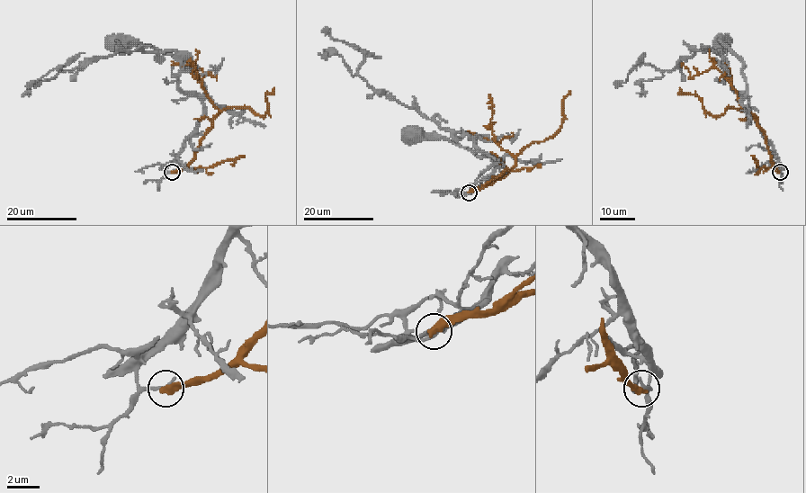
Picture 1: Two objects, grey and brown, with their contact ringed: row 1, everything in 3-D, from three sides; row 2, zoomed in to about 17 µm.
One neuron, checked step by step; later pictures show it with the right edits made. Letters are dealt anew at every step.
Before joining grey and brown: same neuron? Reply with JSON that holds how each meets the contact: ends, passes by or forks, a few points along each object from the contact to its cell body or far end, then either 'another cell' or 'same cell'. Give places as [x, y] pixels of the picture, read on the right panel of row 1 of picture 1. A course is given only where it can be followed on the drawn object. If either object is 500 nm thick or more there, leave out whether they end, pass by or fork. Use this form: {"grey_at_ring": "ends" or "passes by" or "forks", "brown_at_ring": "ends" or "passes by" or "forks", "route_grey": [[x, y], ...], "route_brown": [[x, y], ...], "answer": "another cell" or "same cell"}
{"grey_at_ring": "ends", "brown_at_ring": "ends", "route_grey": [[780, 173], [776, 153], [750, 112], [744, 64], [723, 41]], "route_brown": [[779, 173], [765, 133], [752, 114], [730, 107], [715, 117], [703, 108], [697, 96], [682, 94], [680, 88]], "answer": "another cell"}

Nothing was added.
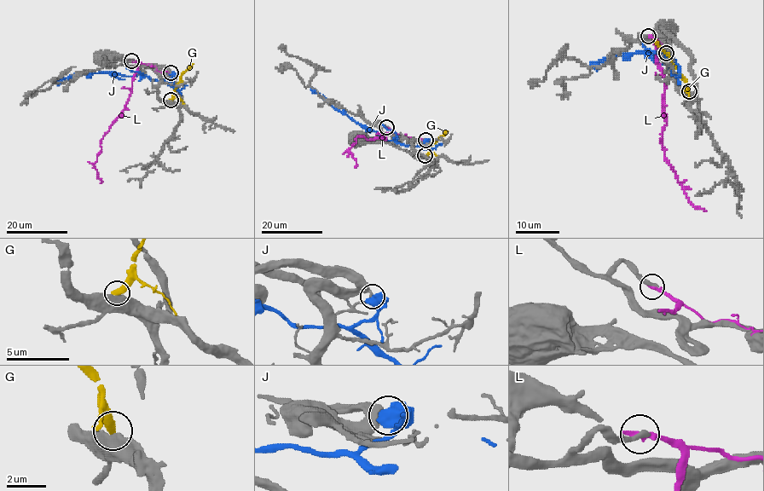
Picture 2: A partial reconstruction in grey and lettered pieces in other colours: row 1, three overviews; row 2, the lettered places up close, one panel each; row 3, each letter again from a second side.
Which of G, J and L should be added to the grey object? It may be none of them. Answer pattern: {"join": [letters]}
{"join": []}

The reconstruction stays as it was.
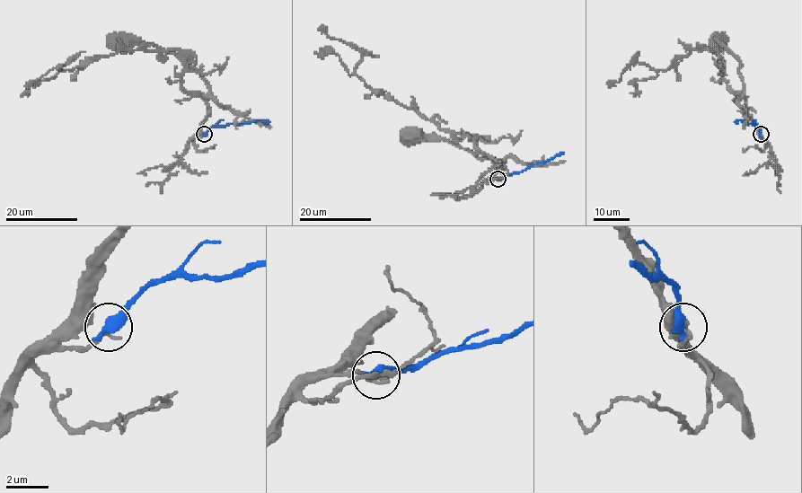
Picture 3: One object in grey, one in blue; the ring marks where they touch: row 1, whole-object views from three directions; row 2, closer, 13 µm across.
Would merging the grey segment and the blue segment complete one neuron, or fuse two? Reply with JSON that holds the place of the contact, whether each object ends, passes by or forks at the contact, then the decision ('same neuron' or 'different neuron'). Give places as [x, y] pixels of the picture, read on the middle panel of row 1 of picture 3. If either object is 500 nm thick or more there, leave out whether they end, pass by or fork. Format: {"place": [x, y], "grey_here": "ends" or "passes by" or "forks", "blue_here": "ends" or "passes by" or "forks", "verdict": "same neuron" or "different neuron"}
{"place": [497, 179], "verdict": "different neuron"}

